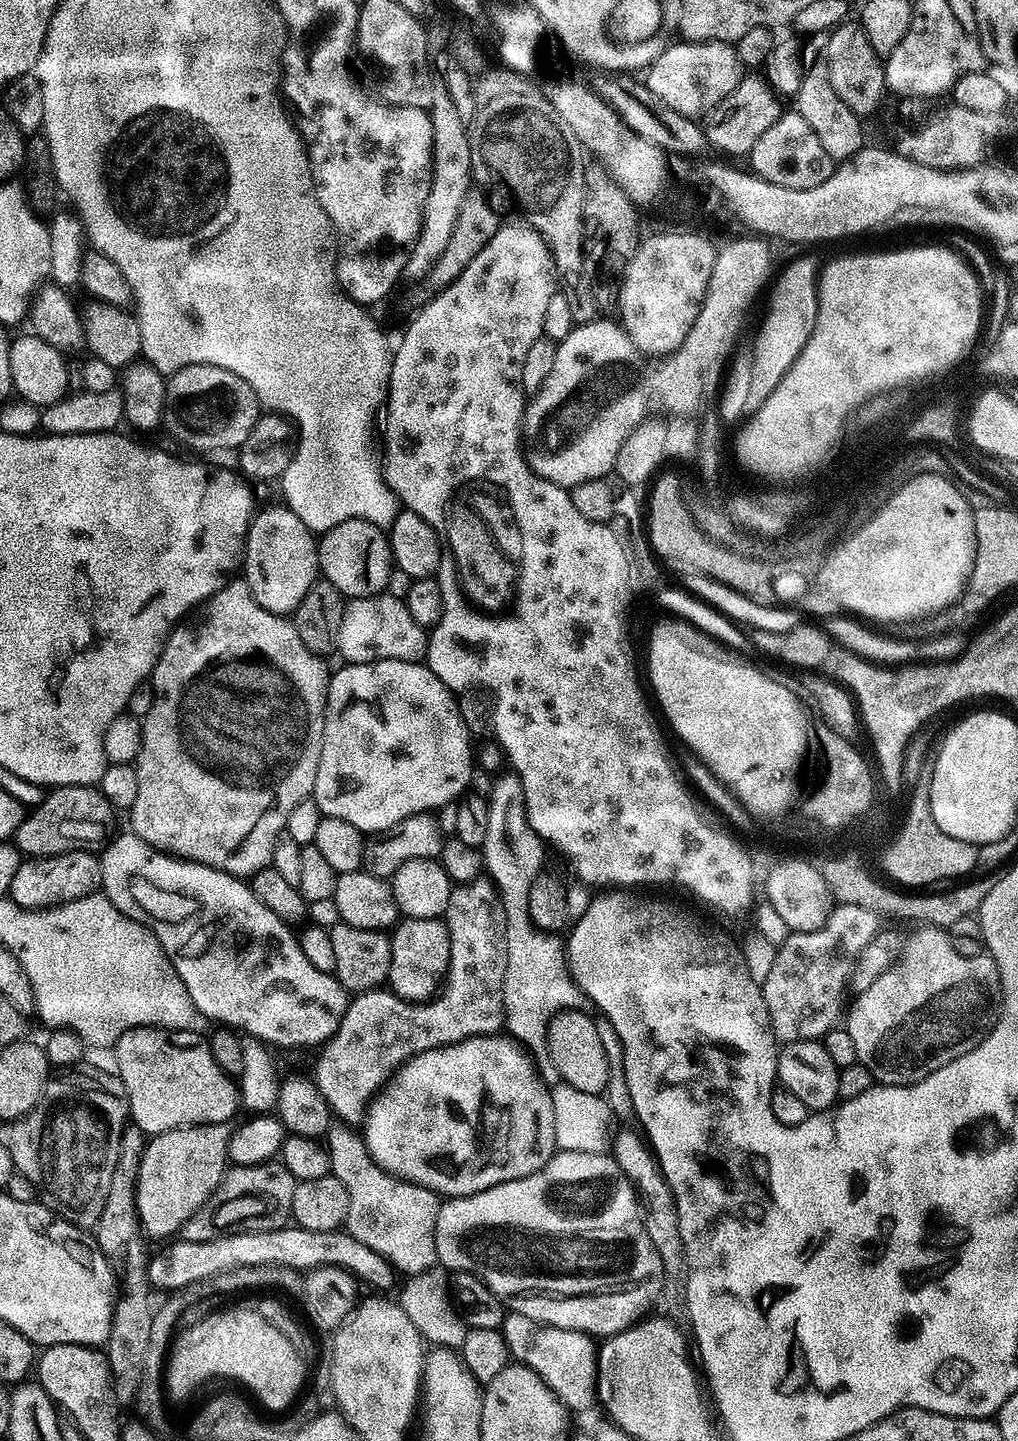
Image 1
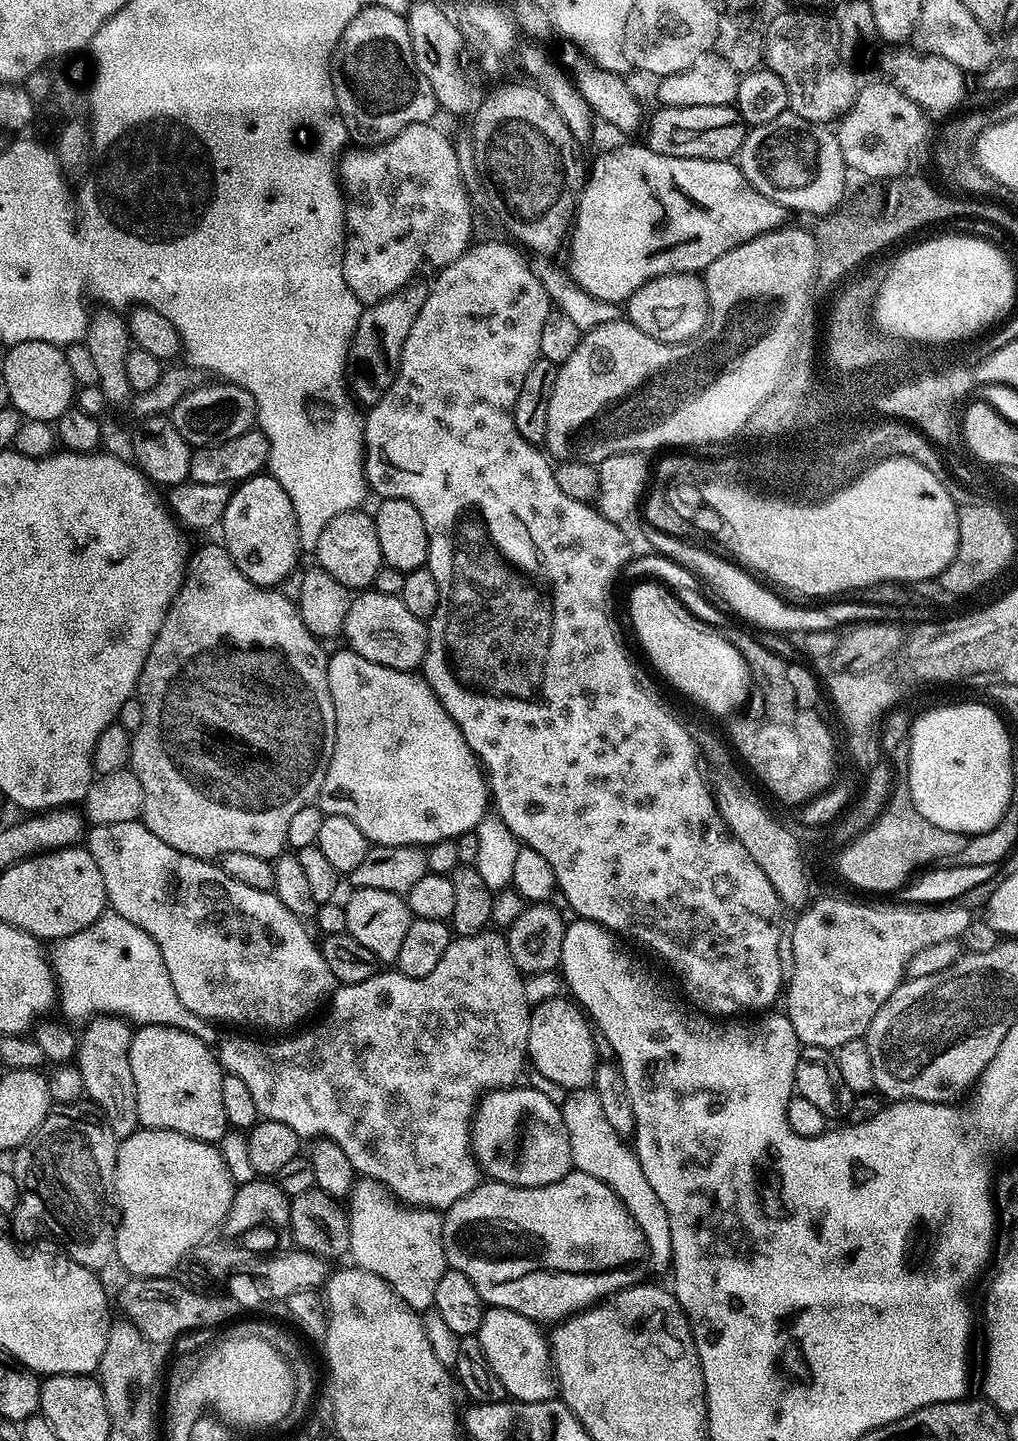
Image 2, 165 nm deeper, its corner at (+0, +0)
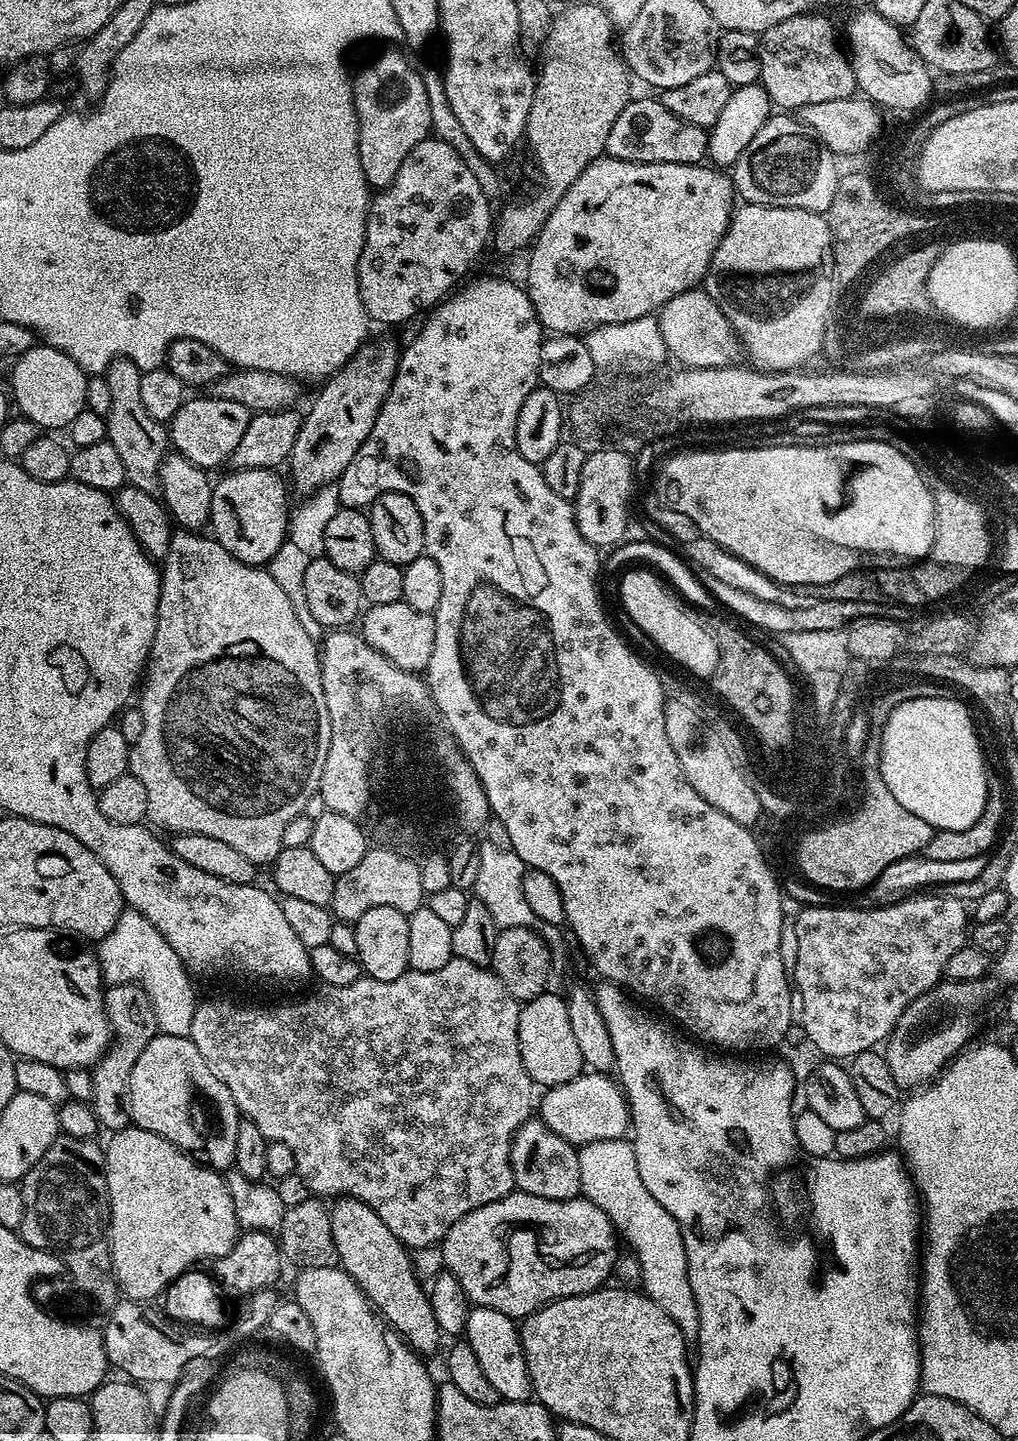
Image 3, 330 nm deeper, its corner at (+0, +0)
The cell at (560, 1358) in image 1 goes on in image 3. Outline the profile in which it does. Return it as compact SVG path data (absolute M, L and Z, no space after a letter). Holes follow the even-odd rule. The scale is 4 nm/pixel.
M473 1307L468 1314L464 1336L470 1350L474 1350L474 1355L478 1357L486 1378L490 1378L494 1390L498 1390L501 1401L524 1402L533 1395L532 1380L528 1376L526 1358L520 1341L520 1330L513 1317L498 1310Z

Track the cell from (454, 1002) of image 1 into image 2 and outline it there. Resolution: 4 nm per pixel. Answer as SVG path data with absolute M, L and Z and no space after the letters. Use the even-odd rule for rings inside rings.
M492 931L475 932L473 936L456 936L446 946L442 962L438 962L438 966L434 966L434 970L430 970L426 978L410 978L399 970L381 970L375 976L366 978L366 982L340 984L330 997L332 1009L329 1010L328 1017L317 1028L312 1028L301 1036L276 1038L273 1039L276 1040L273 1044L247 1040L244 1036L236 1036L233 1040L225 1039L218 1048L218 1059L223 1071L246 1082L246 1087L254 1097L254 1106L258 1106L263 1119L286 1122L286 1126L290 1126L290 1130L294 1130L302 1138L324 1137L338 1142L346 1158L350 1158L357 1174L384 1184L399 1201L407 1205L447 1210L451 1204L470 1194L470 1190L474 1190L482 1182L480 1165L477 1164L470 1147L470 1123L477 1102L483 1094L491 1090L513 1087L519 1081L516 1079L519 1078L524 1064L526 1068L528 1060L532 1008L526 998L525 977L510 954L507 935L500 933L499 936Z

